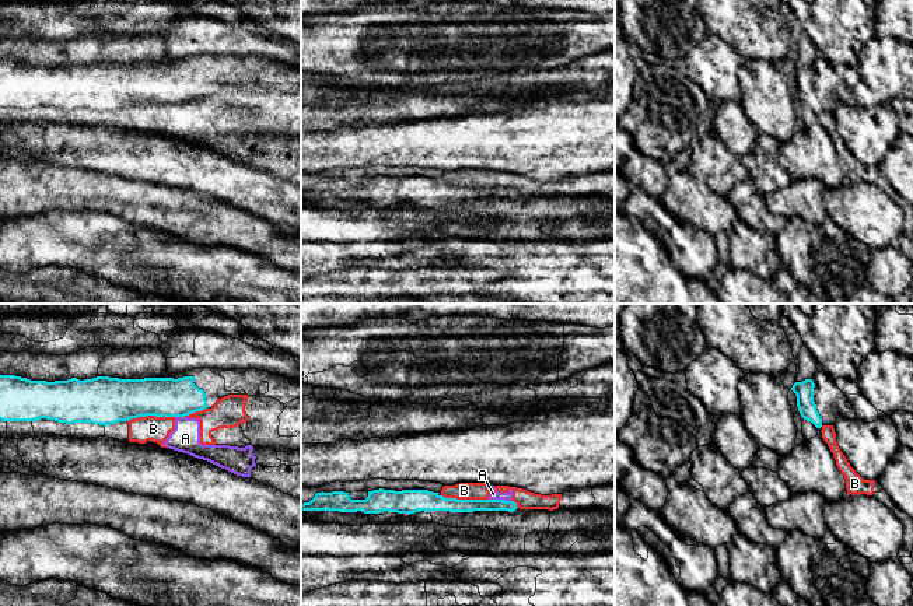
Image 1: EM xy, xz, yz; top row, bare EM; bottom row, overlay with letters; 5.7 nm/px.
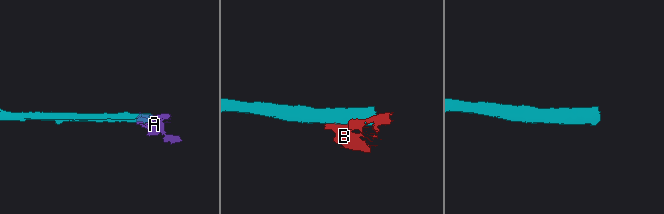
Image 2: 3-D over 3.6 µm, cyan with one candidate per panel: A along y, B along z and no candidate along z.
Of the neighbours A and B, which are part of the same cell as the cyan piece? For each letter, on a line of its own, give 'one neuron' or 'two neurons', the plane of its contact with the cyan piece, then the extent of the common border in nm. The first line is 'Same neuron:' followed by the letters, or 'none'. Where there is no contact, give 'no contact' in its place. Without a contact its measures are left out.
Same neuron: none
A: two neurons; contact in xz; length 130 nm
B: two neurons; contact in xy; length 280 nm

